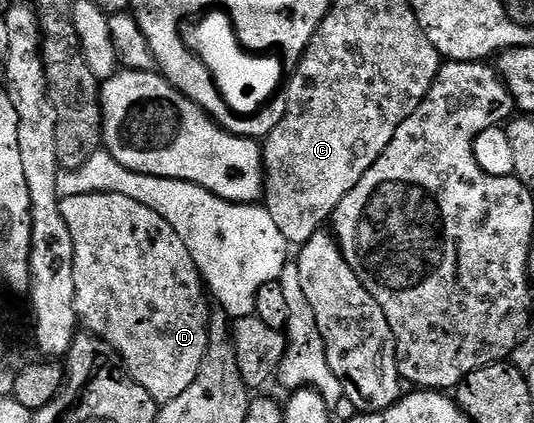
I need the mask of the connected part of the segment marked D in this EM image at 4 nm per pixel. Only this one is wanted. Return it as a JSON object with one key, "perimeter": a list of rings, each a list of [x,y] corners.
{"perimeter":[[[83,193],[79,197],[67,197],[61,201],[61,212],[63,221],[67,221],[67,229],[71,229],[71,241],[75,247],[74,305],[80,326],[88,334],[98,335],[104,343],[110,343],[131,373],[131,377],[135,377],[135,381],[139,381],[139,385],[143,385],[143,389],[147,389],[147,393],[151,393],[151,397],[156,399],[158,404],[164,405],[175,401],[175,397],[179,397],[179,393],[187,393],[187,389],[191,389],[191,385],[199,377],[199,369],[209,348],[211,303],[207,298],[207,288],[202,280],[201,270],[195,265],[187,245],[183,245],[179,233],[175,233],[175,229],[171,229],[171,225],[167,225],[167,221],[163,221],[163,217],[155,213],[155,209],[147,209],[147,205],[139,205],[139,201],[123,197],[123,193]]]}

